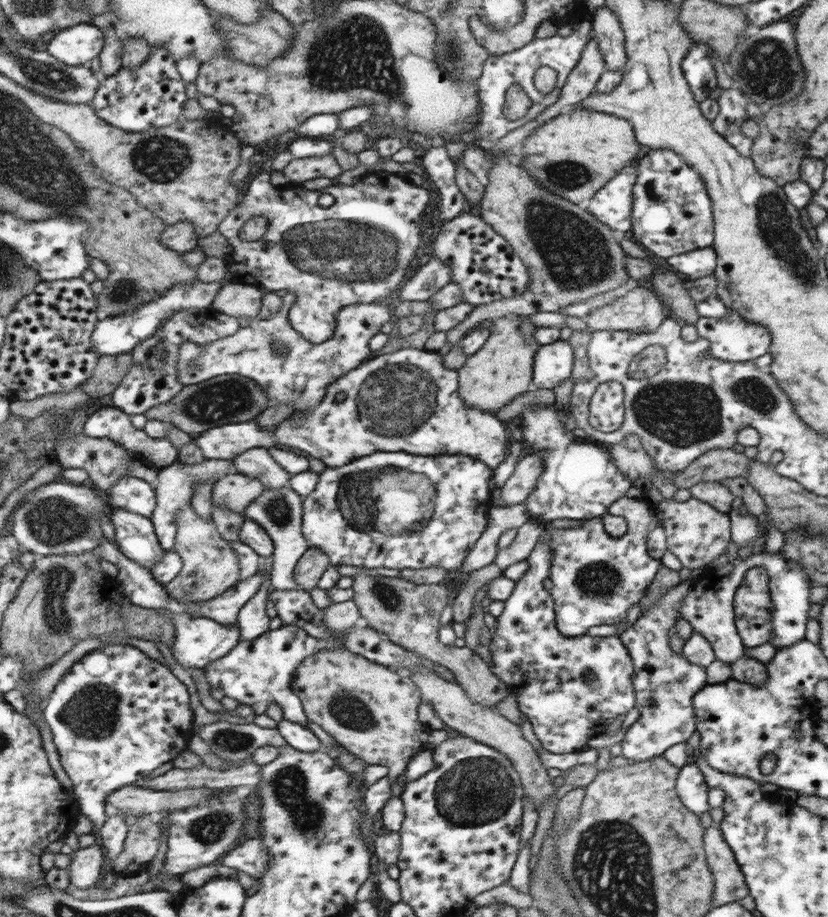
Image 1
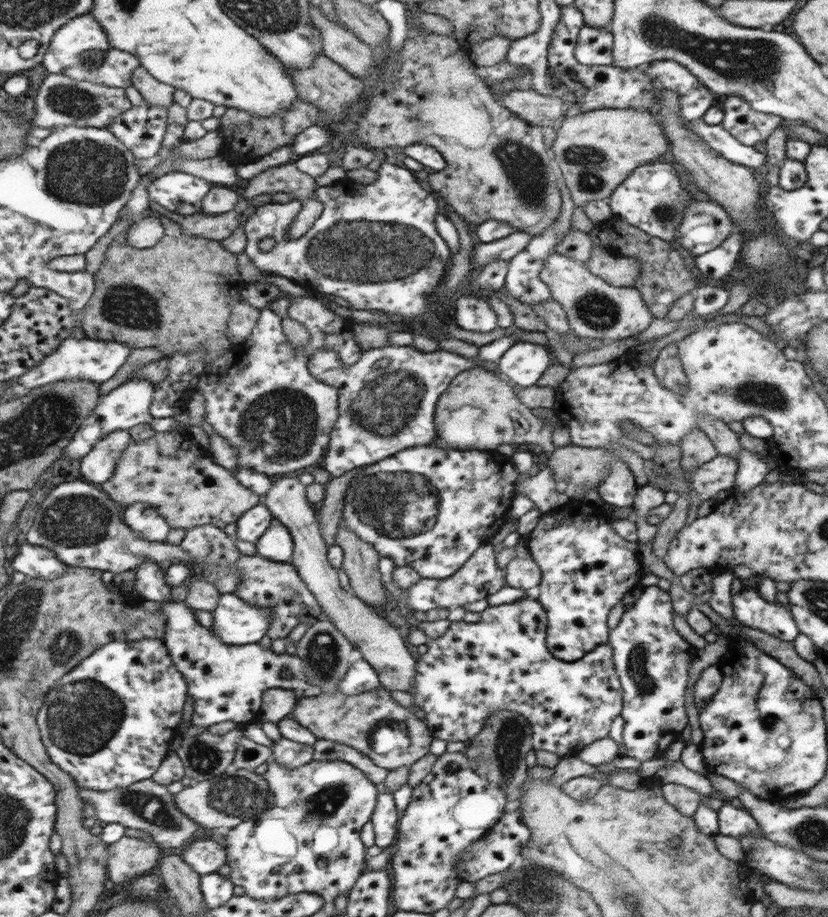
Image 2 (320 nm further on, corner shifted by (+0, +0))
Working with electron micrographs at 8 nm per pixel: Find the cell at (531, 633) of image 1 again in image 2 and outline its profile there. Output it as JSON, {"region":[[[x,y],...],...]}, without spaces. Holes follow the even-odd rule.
{"region":[[[527,596],[509,604],[500,604],[499,606],[488,606],[481,613],[478,622],[474,624],[466,624],[462,621],[451,622],[449,628],[444,634],[433,638],[432,641],[427,641],[427,650],[423,653],[415,663],[415,676],[413,677],[413,686],[408,694],[411,695],[414,705],[423,710],[428,728],[431,729],[432,735],[443,740],[443,742],[463,742],[471,740],[477,734],[484,730],[485,722],[490,718],[490,714],[494,710],[506,710],[507,712],[515,712],[525,718],[530,726],[532,733],[532,750],[547,750],[558,757],[565,755],[577,755],[577,753],[594,740],[607,737],[609,732],[609,724],[615,716],[619,716],[621,710],[621,686],[619,678],[615,674],[615,669],[612,663],[612,648],[607,642],[598,644],[587,654],[583,655],[576,661],[564,661],[554,657],[545,646],[545,637],[547,629],[547,620],[545,610],[541,607],[541,603],[537,600],[531,600]]]}

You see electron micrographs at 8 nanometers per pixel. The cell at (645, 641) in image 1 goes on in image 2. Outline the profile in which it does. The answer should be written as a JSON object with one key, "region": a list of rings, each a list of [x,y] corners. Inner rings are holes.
{"region":[[[657,586],[645,587],[631,608],[624,610],[619,623],[608,632],[608,645],[612,648],[612,663],[619,678],[623,708],[621,718],[621,746],[624,756],[640,762],[651,760],[675,740],[687,724],[683,708],[683,688],[687,686],[687,668],[693,660],[689,643],[683,642],[671,626],[669,596]]]}

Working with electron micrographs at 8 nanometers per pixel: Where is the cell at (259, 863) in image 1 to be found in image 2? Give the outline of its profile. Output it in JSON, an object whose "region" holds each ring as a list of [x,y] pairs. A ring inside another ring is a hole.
{"region":[[[214,839],[197,840],[182,850],[182,857],[199,874],[216,873],[223,864],[228,862],[228,849],[223,841]]]}

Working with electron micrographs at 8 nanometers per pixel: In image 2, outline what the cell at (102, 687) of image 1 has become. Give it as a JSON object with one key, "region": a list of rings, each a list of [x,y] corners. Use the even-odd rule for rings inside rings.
{"region":[[[158,638],[143,639],[136,641],[113,641],[109,644],[99,647],[91,656],[84,658],[69,674],[65,675],[56,688],[48,695],[44,707],[38,712],[38,723],[44,745],[48,749],[52,761],[57,764],[61,770],[68,772],[78,783],[79,787],[98,791],[108,791],[119,787],[128,787],[131,784],[140,783],[149,780],[156,774],[161,763],[168,758],[171,751],[171,742],[179,734],[178,729],[181,720],[183,720],[183,710],[187,704],[189,686],[185,680],[184,674],[172,659],[172,653],[168,646]]]}

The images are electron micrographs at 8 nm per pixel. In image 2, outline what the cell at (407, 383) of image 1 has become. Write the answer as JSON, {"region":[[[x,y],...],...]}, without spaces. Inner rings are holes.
{"region":[[[509,335],[493,340],[479,348],[479,356],[475,360],[467,360],[465,357],[457,356],[457,353],[441,351],[439,348],[425,354],[415,350],[411,345],[387,345],[385,348],[365,351],[364,356],[353,366],[345,366],[336,360],[335,352],[331,349],[321,349],[309,359],[309,368],[319,380],[337,387],[340,394],[340,417],[331,433],[332,439],[329,450],[322,460],[323,466],[333,477],[340,477],[353,469],[381,462],[407,446],[431,445],[433,436],[436,436],[433,426],[434,408],[439,395],[447,388],[451,379],[461,371],[476,366],[494,365],[516,342],[517,339]]]}

